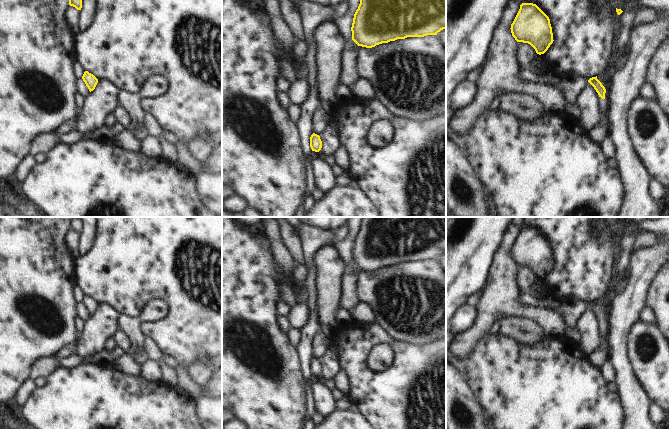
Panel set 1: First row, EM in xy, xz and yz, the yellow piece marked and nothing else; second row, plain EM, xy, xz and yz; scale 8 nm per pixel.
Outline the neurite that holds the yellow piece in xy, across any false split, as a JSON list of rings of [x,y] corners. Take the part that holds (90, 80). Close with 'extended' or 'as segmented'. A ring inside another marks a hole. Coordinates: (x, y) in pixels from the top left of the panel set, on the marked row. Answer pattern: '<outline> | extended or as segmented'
[[[88,71],[84,72],[82,79],[85,82],[90,92],[95,89],[98,83],[98,79],[93,74],[89,73]]] | as segmented

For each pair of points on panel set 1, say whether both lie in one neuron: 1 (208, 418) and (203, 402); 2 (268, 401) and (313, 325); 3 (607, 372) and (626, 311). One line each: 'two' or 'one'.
1: one
2: two
3: two

